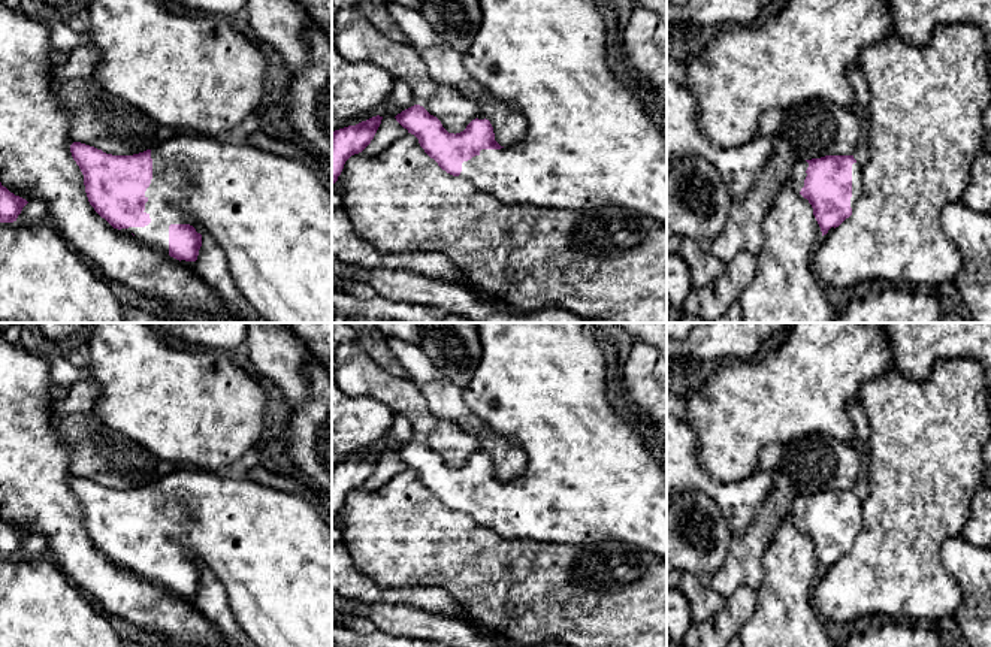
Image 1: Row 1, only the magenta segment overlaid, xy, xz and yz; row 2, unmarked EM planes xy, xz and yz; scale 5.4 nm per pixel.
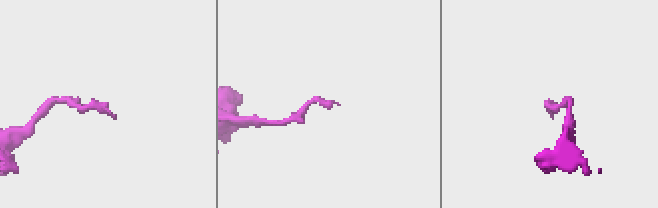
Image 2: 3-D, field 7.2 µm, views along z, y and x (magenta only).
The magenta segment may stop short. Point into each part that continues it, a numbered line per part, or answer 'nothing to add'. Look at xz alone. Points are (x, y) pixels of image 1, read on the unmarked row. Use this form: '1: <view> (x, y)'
1: xz (589, 477)

